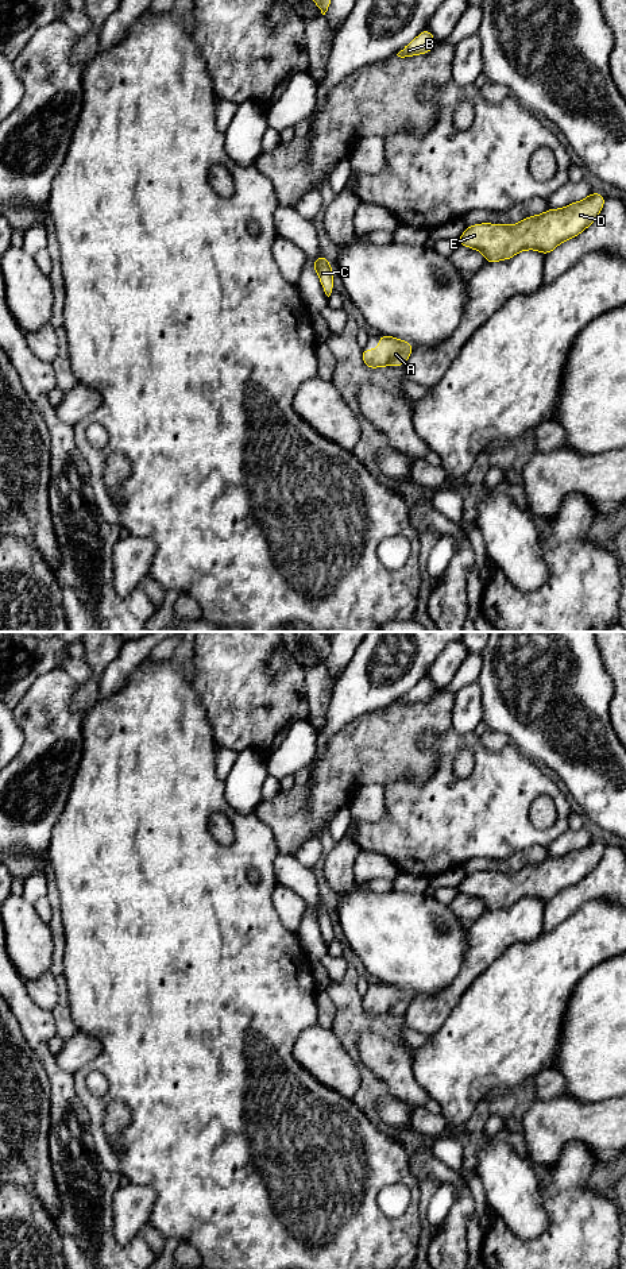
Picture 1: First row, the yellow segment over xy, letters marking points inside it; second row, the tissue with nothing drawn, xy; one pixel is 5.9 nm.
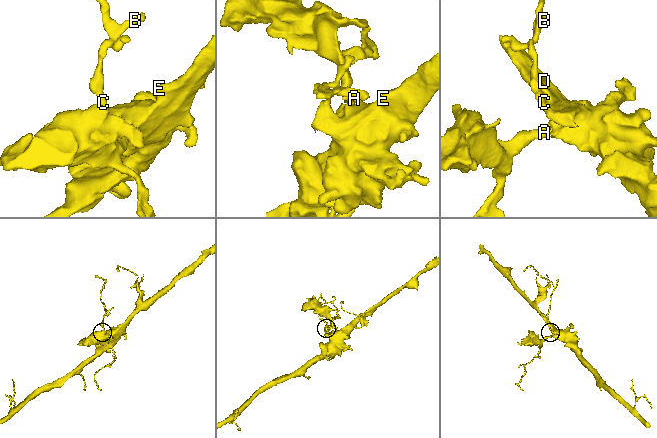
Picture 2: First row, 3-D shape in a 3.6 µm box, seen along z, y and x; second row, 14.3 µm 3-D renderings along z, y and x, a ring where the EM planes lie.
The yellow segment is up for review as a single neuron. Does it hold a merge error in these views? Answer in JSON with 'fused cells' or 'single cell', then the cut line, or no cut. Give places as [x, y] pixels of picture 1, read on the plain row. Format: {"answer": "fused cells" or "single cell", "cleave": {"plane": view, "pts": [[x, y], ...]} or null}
{"answer": "single cell", "cleave": null}

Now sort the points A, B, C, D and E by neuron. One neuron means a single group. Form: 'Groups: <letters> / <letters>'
Groups: A B C D E

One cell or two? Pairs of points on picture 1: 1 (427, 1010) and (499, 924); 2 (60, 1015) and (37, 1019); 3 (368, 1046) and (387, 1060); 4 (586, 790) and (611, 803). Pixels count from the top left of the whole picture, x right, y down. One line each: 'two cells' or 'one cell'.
1: one cell
2: two cells
3: one cell
4: one cell

